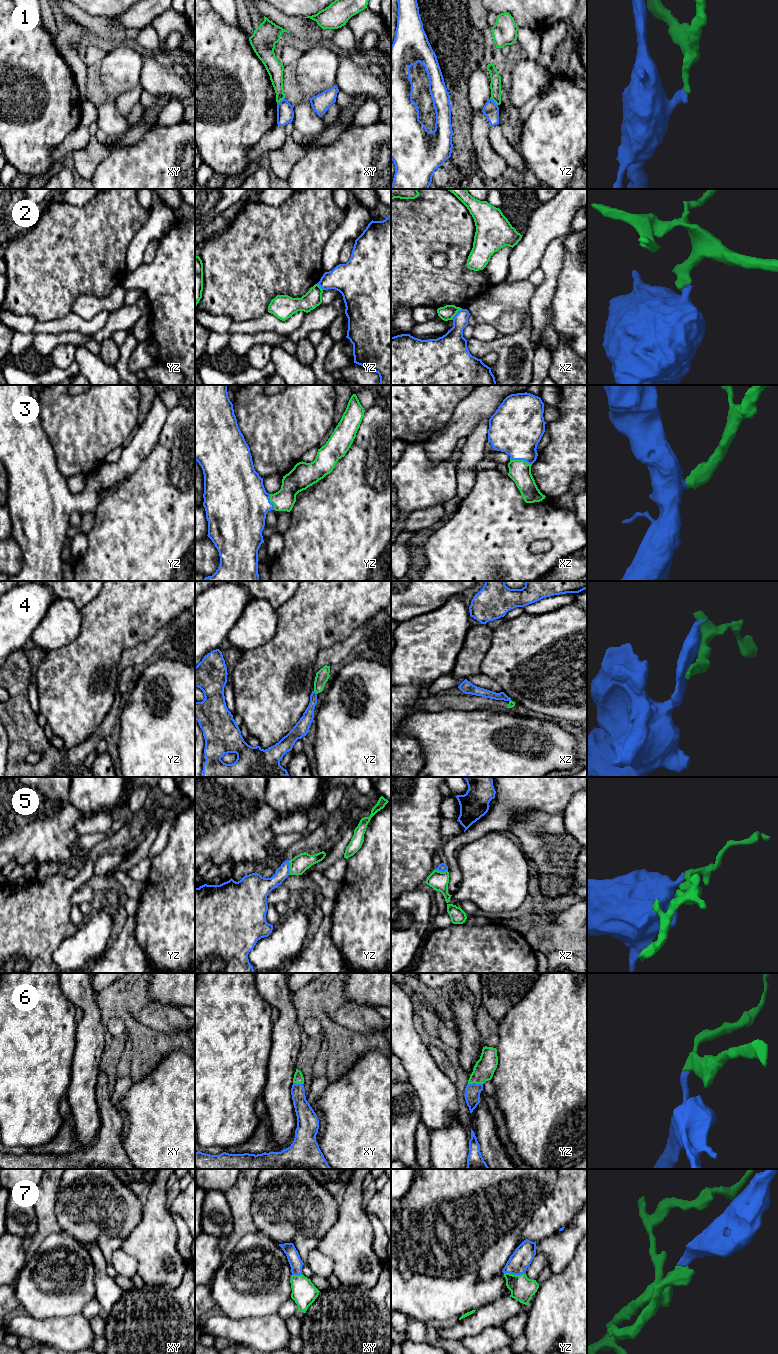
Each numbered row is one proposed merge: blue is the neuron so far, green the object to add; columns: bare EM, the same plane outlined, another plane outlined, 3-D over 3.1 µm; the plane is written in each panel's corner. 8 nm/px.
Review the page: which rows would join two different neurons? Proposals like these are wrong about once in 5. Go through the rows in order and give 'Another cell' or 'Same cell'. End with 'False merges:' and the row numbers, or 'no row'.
1: Another cell
2: Another cell
3: Same cell
4: Another cell
5: Another cell
6: Same cell
7: Same cell
False merges: 1, 2, 4, 5

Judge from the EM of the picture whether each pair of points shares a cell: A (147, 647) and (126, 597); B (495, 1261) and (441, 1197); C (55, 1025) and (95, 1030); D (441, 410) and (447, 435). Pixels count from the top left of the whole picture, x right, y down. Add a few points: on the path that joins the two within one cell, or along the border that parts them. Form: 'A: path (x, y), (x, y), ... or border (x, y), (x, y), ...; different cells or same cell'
A: border (163, 627), (146, 641), (123, 651); different cells
B: path (483, 1245), (474, 1235), (474, 1230), (457, 1213); same cell
C: border (77, 1024), (75, 1049), (73, 1051); different cells
D: border (457, 405), (449, 421), (427, 440); different cells

